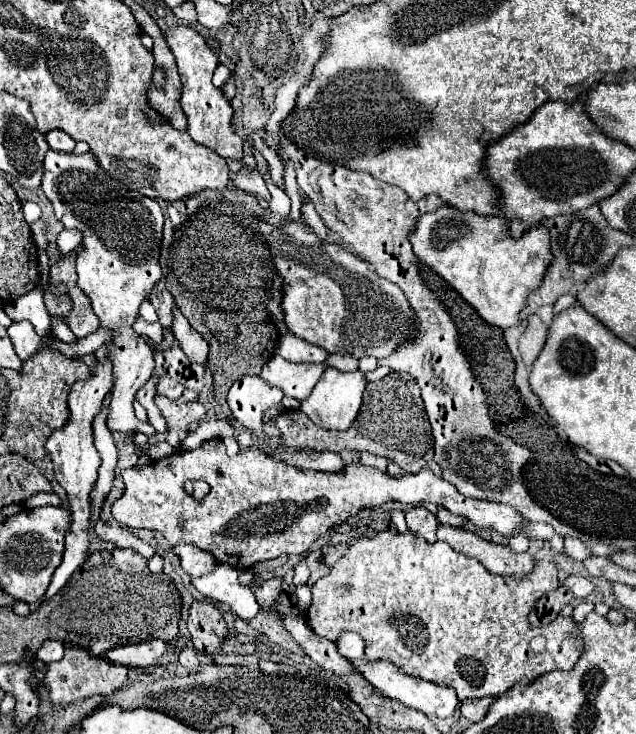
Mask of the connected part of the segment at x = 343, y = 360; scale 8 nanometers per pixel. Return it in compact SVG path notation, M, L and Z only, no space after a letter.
M333 355L333 367L341 369L341 371L355 371L357 359L351 355Z

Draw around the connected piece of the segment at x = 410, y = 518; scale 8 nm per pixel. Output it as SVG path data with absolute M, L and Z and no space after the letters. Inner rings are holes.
M417 505L417 507L409 509L405 515L407 515L407 525L415 535L419 535L419 537L423 537L425 541L431 541L431 543L437 541L435 529L437 529L439 521L433 513L429 513L425 507Z

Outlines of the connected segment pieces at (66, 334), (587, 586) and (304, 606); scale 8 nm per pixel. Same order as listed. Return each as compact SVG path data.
M51 317L51 335L61 341L75 341L75 335L71 333L71 329L57 317Z
M575 575L559 581L559 585L565 587L565 589L567 589L569 593L573 593L575 597L587 597L587 595L593 591L593 583L591 583L589 579L585 579L585 577L575 577Z
M301 585L301 587L295 589L295 595L299 599L299 613L301 613L301 617L305 617L307 609L309 609L309 603L311 603L311 591L309 591L307 585Z

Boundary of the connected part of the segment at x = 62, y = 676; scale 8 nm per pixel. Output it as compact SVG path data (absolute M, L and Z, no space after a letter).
M71 647L65 651L65 657L57 663L47 665L45 685L49 687L51 701L57 707L67 707L77 699L87 699L91 695L103 695L103 689L119 689L128 679L128 667L109 663L105 657L95 657L87 649Z

